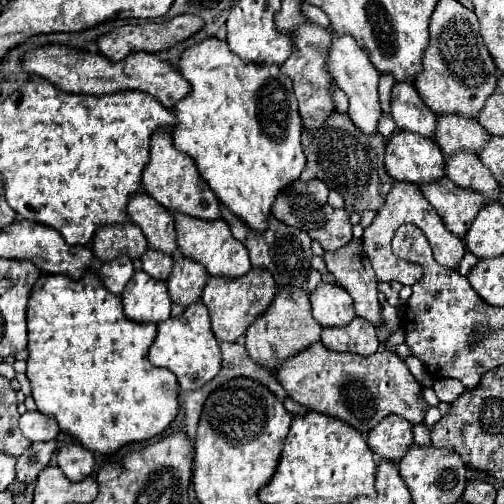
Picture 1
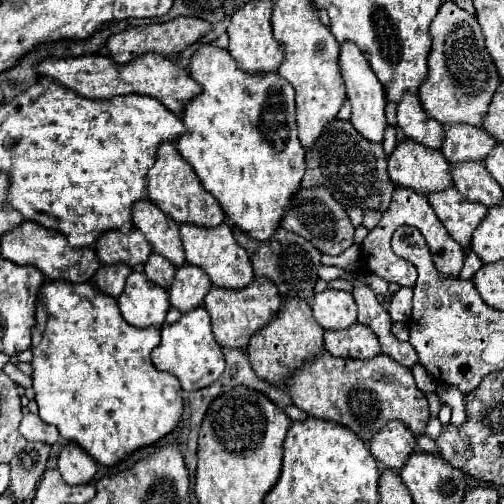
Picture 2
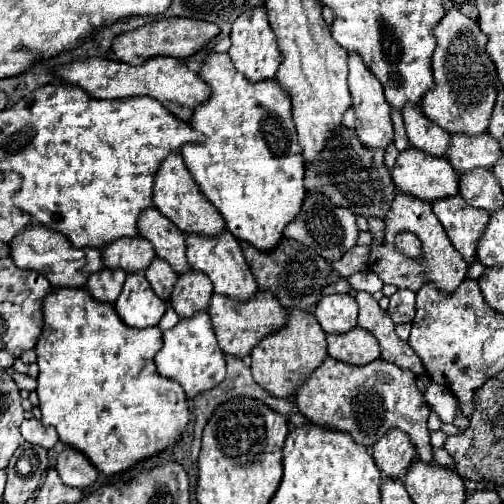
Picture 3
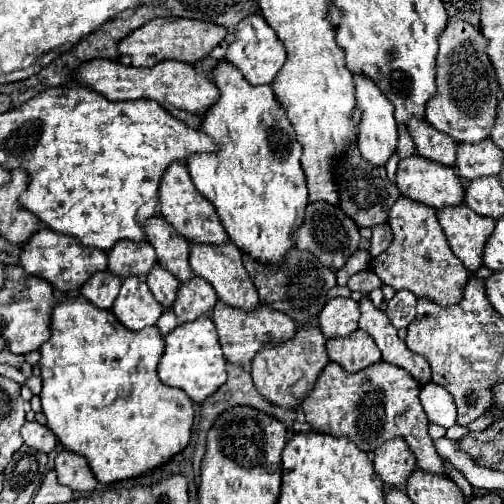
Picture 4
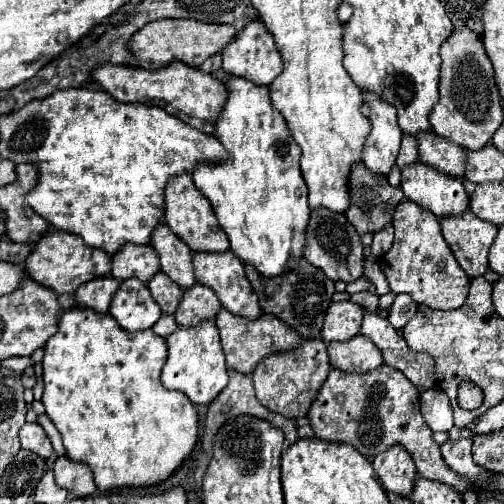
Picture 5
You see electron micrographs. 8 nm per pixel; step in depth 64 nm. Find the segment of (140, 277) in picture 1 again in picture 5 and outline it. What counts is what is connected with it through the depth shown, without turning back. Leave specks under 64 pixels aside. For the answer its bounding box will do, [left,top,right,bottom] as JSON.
[108,278,162,332]

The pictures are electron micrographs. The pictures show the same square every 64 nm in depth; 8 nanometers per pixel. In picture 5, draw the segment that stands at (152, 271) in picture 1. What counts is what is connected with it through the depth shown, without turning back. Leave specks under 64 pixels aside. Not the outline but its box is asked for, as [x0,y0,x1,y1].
[148,272,182,314]

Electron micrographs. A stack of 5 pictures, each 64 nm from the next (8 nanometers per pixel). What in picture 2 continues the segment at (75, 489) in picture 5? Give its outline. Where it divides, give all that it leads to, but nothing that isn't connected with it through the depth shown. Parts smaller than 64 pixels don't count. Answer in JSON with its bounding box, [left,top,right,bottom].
[58,444,96,484]

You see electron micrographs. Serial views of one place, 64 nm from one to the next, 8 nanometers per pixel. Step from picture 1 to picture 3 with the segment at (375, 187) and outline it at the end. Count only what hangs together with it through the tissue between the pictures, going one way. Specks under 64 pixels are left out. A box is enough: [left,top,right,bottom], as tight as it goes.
[304,126,396,218]

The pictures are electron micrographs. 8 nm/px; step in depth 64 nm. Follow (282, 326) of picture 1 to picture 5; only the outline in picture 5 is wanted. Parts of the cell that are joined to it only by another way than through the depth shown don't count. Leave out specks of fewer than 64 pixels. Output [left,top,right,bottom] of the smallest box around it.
[252,338,330,418]

